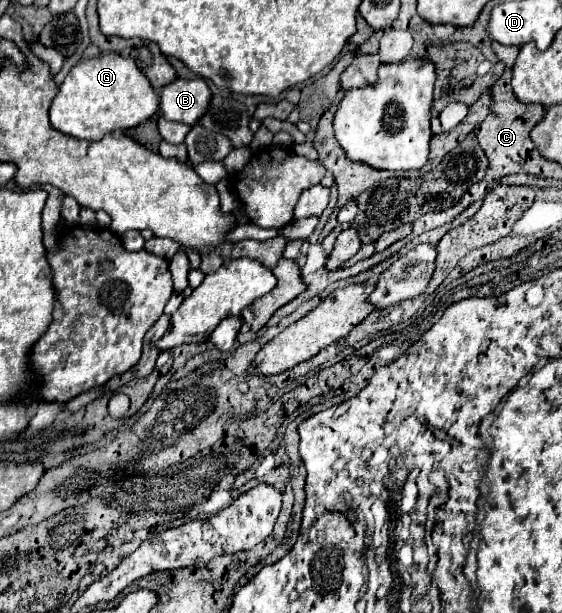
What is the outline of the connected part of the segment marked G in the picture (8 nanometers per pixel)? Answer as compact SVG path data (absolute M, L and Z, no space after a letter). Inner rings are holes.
M102 52L94 58L80 60L64 78L64 82L58 88L56 98L50 106L50 124L68 136L82 138L82 140L100 140L104 134L110 134L114 130L128 130L144 120L148 120L158 110L158 92L148 84L148 78L140 72L136 62L132 58L122 58L116 52Z

